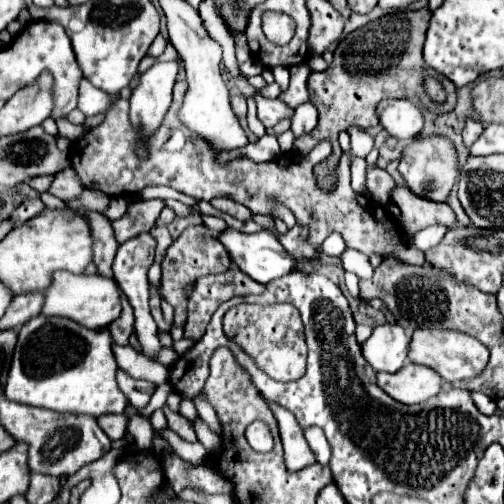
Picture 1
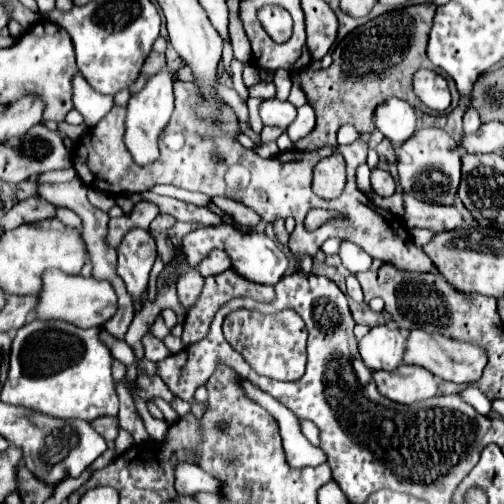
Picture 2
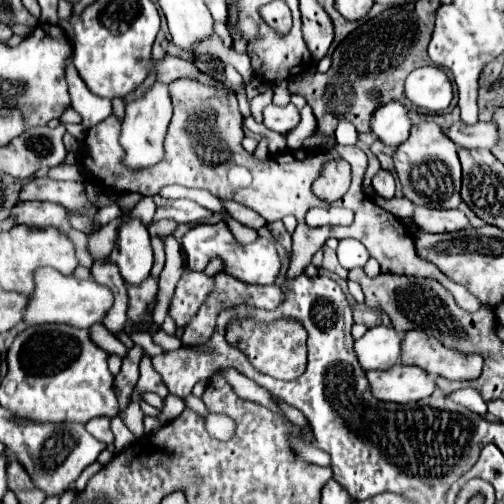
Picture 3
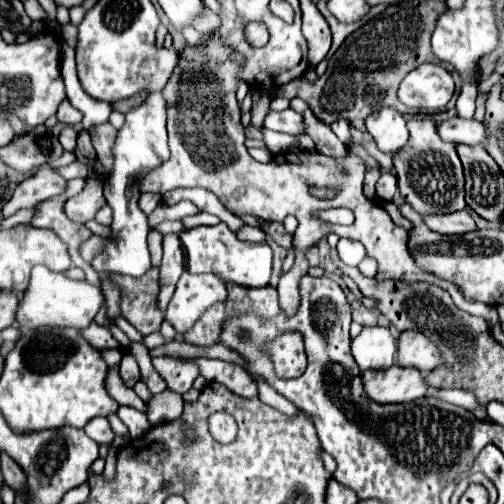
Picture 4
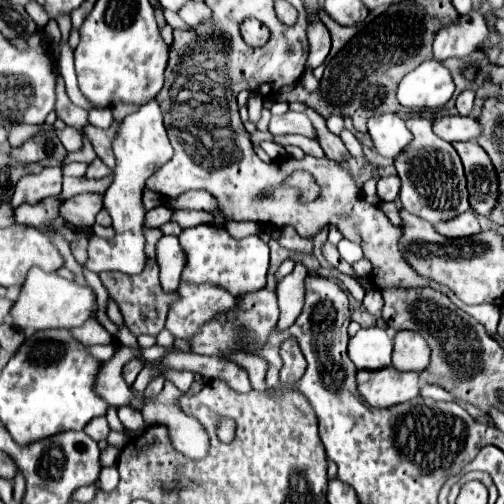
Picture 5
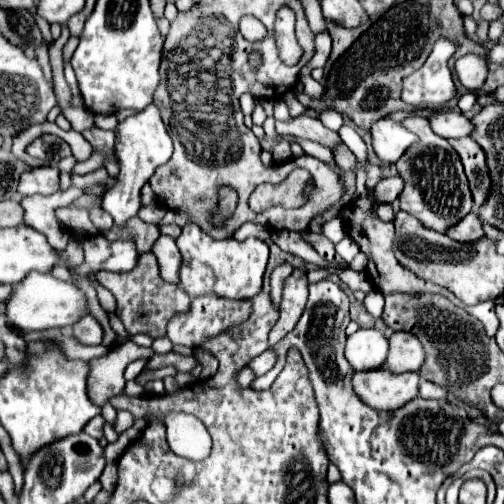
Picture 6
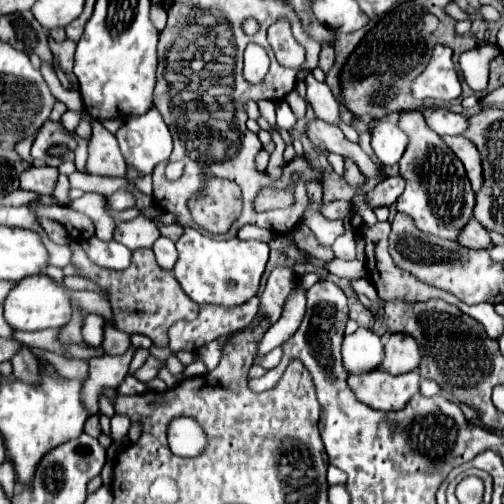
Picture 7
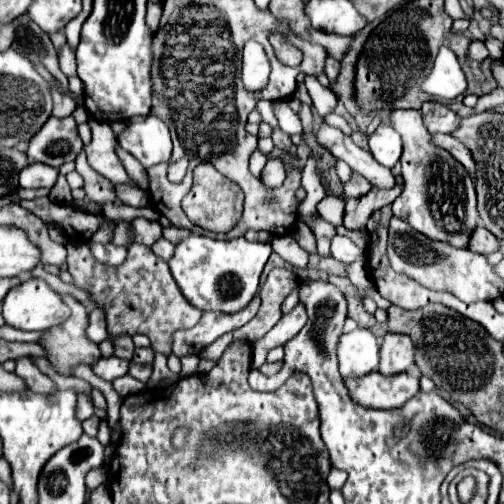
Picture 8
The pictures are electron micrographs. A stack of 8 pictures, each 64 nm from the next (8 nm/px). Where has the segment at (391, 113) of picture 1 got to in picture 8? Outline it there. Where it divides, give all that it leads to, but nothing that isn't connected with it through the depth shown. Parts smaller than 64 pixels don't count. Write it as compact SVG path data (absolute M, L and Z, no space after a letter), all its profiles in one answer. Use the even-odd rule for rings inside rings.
M390 124L378 126L376 132L370 136L368 146L374 160L386 168L394 168L394 164L400 160L402 138Z

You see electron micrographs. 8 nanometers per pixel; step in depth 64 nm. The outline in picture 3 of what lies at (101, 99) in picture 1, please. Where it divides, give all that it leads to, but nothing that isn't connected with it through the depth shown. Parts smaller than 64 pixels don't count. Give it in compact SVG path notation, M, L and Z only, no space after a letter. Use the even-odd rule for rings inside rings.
M68 62L68 68L66 68L66 82L70 92L70 104L82 116L84 128L92 128L112 114L112 102L108 98L100 98L92 94L86 88L86 84L82 84L82 78L78 76L72 62Z

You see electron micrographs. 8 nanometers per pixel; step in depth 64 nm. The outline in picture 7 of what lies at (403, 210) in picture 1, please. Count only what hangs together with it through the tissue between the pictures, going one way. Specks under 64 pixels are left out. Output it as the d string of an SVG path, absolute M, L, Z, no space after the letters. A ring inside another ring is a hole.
M472 218L464 226L464 230L460 232L458 242L464 244L466 248L492 248L492 240L490 240L488 230L476 218Z

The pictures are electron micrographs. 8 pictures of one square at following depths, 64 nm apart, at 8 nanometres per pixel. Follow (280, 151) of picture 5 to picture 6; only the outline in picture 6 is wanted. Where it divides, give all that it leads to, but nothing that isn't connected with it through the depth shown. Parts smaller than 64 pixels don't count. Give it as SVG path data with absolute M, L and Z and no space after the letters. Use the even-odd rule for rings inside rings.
M284 138L278 139L271 150L274 162L285 162L292 157L291 144Z

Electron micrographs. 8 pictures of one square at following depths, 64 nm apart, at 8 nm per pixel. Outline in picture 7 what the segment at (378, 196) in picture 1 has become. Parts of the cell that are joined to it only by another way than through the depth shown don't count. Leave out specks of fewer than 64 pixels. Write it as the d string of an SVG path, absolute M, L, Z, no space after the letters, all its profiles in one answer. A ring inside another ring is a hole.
M396 176L396 178L386 178L384 182L376 184L374 190L366 192L366 204L374 210L378 206L392 206L398 196L404 192L404 178Z

